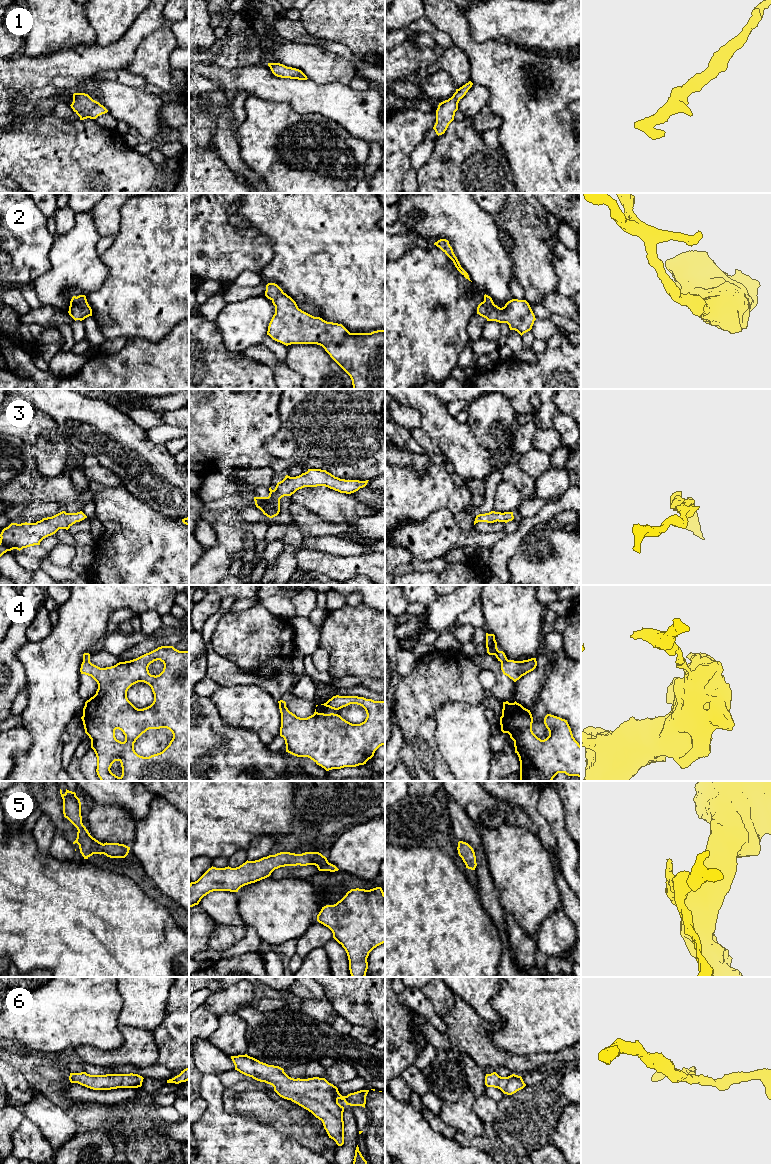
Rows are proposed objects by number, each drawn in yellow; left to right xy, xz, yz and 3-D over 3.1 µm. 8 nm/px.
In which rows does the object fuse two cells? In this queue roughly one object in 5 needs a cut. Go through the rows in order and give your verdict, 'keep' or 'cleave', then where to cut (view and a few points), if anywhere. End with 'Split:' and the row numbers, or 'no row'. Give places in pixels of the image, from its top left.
1: keep; cut none
2: keep; cut none
3: keep; cut none
4: cleave; cut yz (507, 659), (501, 662)
5: keep; cut none
6: keep; cut none
Split: 4

